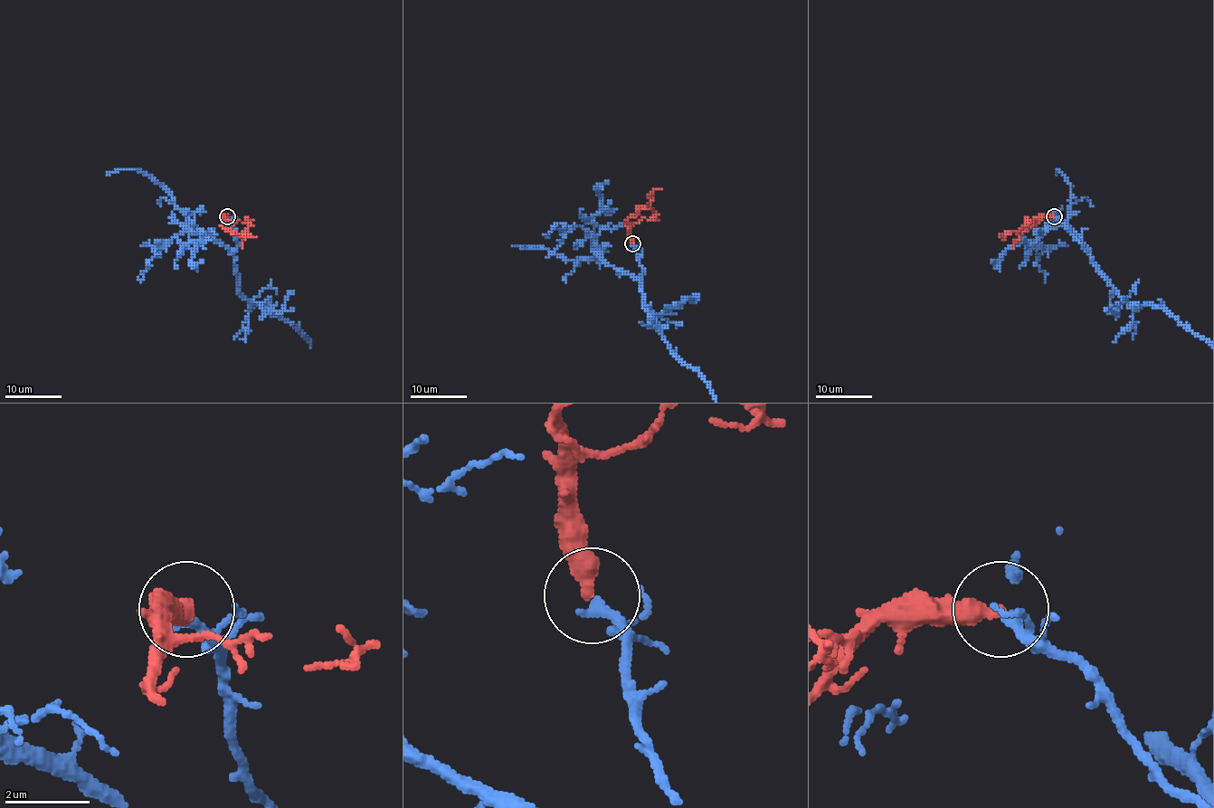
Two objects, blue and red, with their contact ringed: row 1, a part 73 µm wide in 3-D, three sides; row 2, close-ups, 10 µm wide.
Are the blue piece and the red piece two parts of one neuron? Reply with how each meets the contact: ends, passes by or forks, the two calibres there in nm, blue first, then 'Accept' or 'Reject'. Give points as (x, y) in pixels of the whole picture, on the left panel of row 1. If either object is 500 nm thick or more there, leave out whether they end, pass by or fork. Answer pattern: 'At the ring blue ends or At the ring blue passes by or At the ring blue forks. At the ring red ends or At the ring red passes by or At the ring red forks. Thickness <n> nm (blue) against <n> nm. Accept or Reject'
At the ring blue passes by. At the ring red ends. Thickness 180 nm (blue) against 400 nm. Accept

